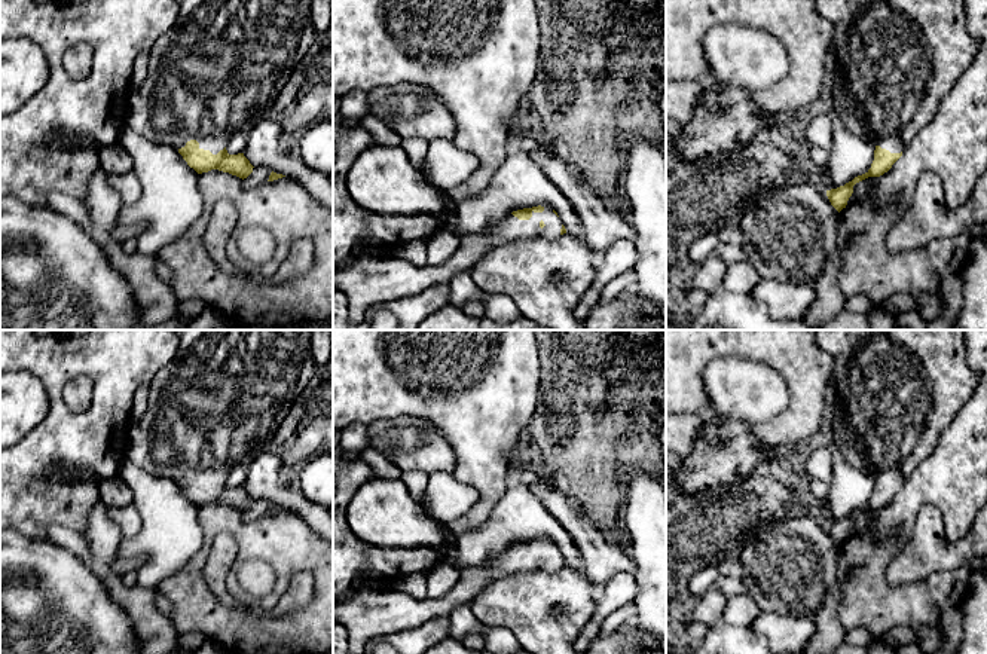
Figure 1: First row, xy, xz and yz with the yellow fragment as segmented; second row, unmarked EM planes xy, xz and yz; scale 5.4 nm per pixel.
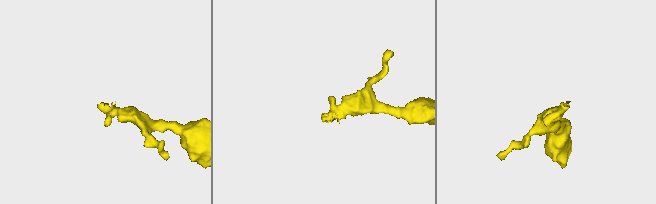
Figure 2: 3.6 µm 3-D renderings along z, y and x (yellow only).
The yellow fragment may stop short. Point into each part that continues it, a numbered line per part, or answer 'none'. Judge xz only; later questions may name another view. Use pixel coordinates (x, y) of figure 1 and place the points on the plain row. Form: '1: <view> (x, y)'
1: xz (366, 614)

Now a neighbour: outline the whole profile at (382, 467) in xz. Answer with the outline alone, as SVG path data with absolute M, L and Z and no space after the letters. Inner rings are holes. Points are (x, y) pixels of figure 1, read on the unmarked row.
M370 446L360 452L360 459L372 467L376 477L401 479L403 471L395 464L392 464L385 455Z

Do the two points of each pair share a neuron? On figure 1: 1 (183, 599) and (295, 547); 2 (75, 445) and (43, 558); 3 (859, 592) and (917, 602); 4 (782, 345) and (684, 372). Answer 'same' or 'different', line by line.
1: same
2: different
3: same
4: same

